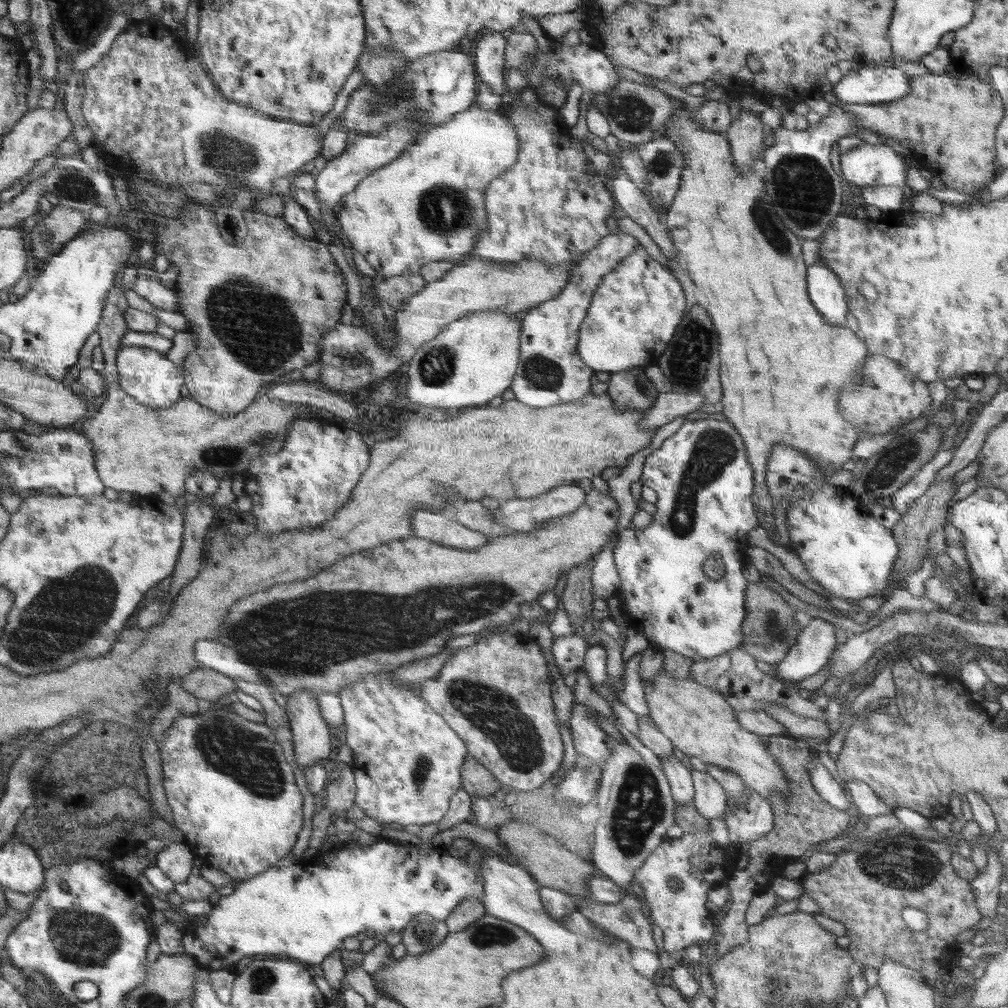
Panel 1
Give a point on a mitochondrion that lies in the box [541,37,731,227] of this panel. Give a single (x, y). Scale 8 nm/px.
(631, 113)

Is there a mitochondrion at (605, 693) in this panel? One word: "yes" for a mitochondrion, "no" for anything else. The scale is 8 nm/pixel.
no

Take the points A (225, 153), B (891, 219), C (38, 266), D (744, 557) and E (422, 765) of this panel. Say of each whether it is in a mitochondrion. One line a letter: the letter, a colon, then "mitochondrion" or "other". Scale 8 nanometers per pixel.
A: mitochondrion
B: other
C: other
D: other
E: mitochondrion

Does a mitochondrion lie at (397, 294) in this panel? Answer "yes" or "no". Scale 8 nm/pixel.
yes

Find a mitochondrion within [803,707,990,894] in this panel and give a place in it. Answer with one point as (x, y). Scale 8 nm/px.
(900, 862)

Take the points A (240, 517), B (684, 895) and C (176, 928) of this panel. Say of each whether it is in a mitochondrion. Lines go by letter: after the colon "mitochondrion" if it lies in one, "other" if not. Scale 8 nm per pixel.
A: other
B: other
C: other

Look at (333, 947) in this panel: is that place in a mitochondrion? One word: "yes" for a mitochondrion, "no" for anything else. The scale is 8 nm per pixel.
no

